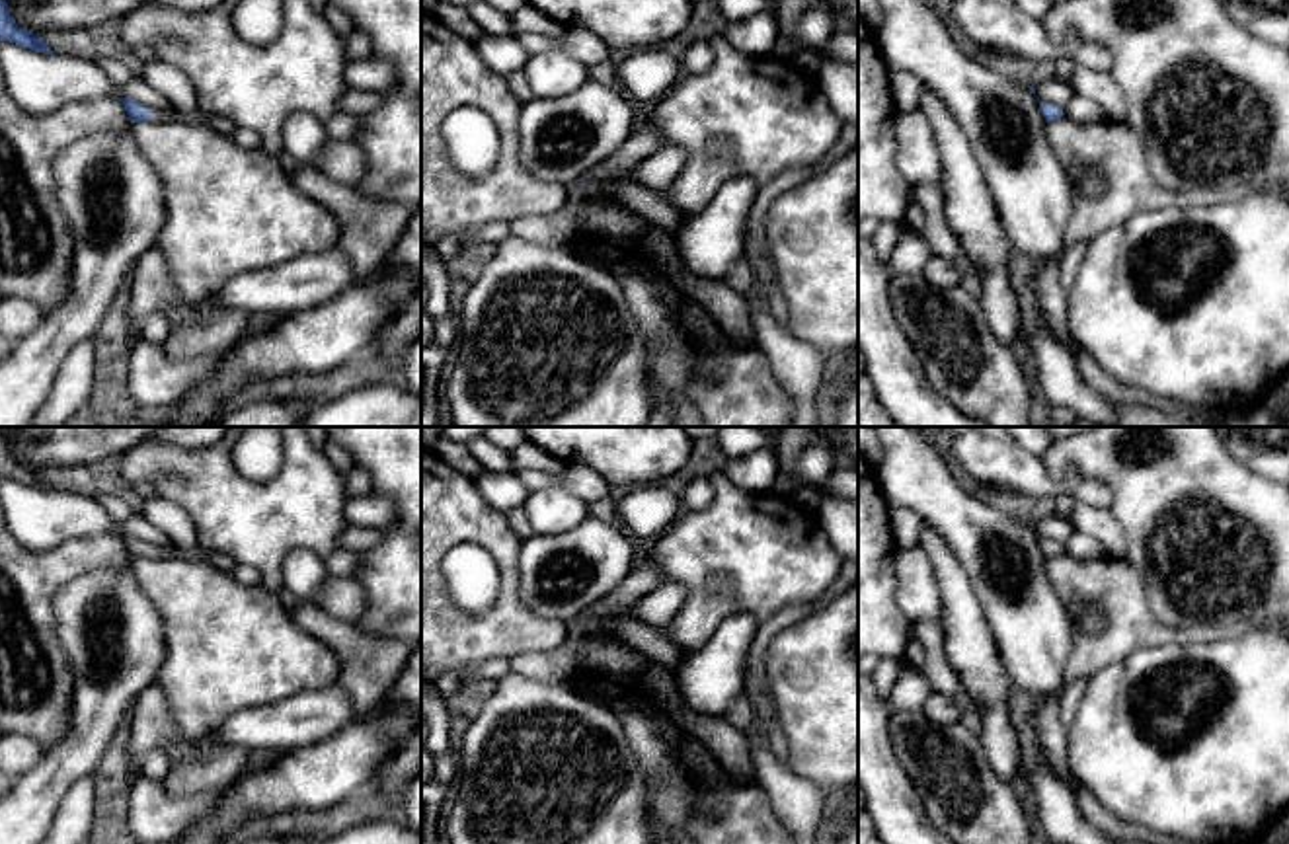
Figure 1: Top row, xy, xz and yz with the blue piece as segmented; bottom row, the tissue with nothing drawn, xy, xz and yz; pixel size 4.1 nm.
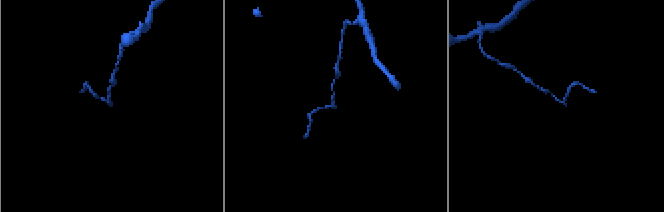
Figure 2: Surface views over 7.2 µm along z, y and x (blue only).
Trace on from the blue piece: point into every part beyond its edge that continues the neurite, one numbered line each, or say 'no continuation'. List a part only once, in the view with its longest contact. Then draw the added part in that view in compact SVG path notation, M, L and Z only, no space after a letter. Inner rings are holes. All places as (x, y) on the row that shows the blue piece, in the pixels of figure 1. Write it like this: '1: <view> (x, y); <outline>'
no continuation

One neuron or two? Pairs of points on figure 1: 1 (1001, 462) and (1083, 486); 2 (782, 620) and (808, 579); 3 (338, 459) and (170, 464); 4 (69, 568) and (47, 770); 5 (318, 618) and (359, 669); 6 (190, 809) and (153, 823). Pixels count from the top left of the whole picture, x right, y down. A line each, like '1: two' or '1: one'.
1: one
2: two
3: two
4: two
5: one
6: one

